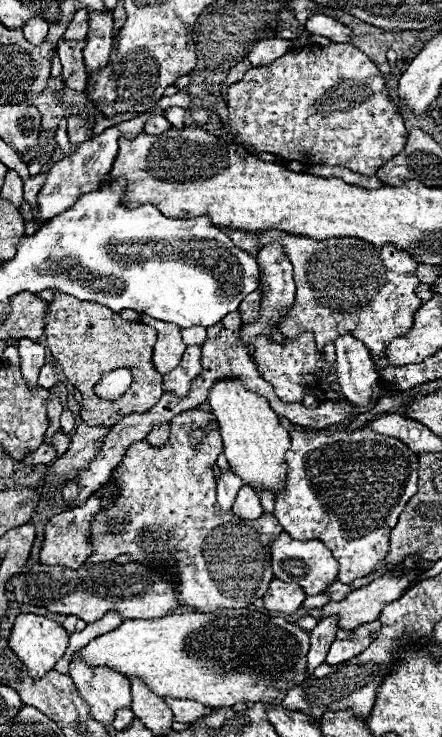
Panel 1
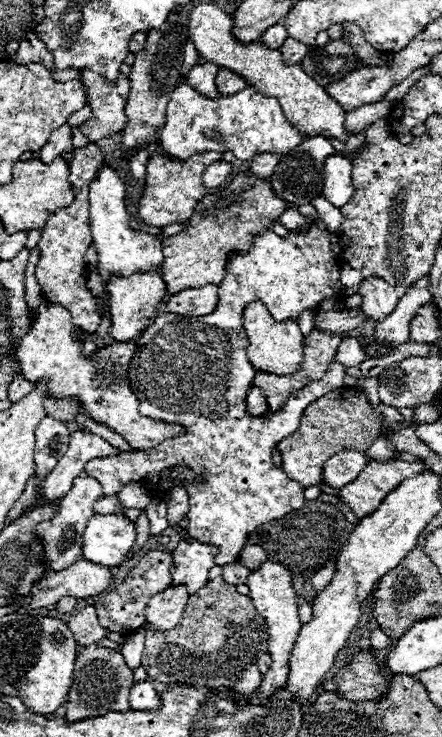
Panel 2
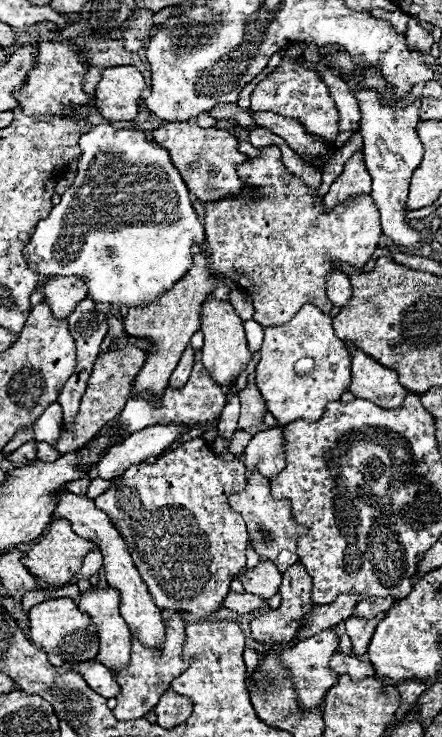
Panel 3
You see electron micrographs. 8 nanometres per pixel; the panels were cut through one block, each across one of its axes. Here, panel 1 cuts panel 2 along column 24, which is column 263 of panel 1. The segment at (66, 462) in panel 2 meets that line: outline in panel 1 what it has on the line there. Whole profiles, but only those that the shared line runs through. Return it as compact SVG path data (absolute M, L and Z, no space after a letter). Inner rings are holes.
M244 484L234 500L234 506L232 506L232 512L240 518L246 518L246 520L256 520L260 514L264 514L262 506L260 506L260 498L256 494L256 490L248 484Z

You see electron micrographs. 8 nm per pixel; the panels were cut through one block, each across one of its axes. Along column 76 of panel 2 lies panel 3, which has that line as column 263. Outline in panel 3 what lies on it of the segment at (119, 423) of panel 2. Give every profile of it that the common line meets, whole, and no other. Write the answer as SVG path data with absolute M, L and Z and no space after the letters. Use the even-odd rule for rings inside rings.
M304 304L296 316L282 326L264 328L264 344L260 348L260 362L256 366L256 386L266 402L268 412L284 426L288 420L318 420L328 402L340 400L350 386L350 354L348 346L336 338L332 318L312 304Z

